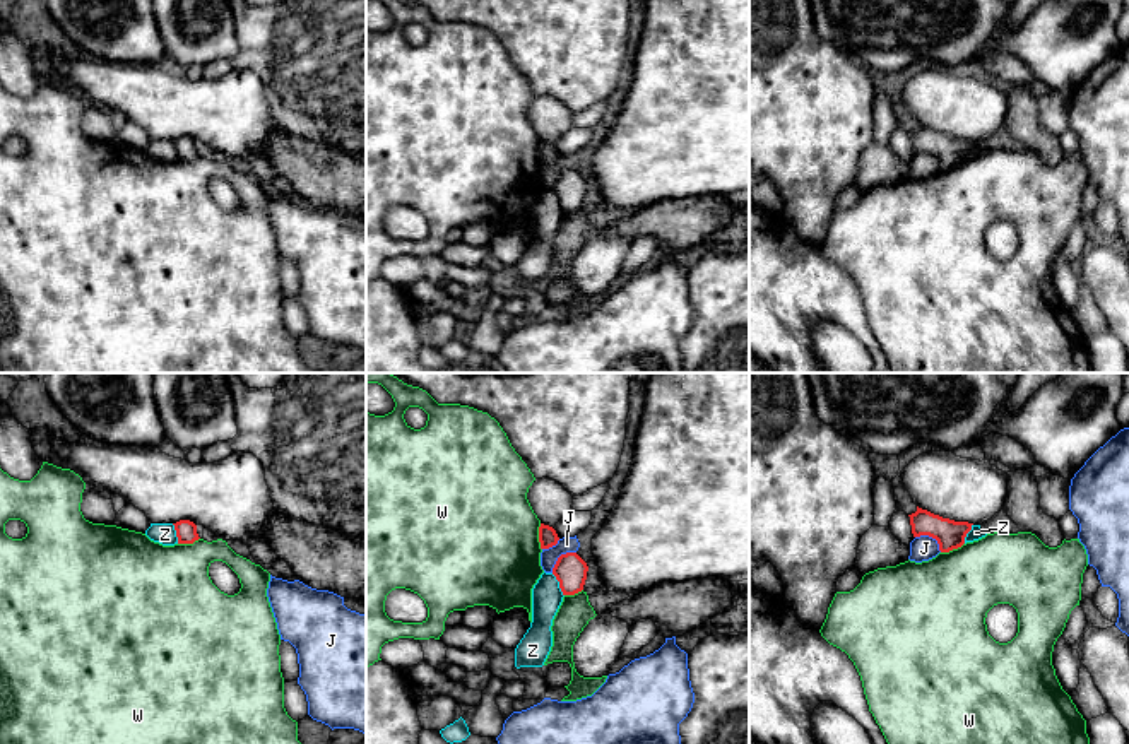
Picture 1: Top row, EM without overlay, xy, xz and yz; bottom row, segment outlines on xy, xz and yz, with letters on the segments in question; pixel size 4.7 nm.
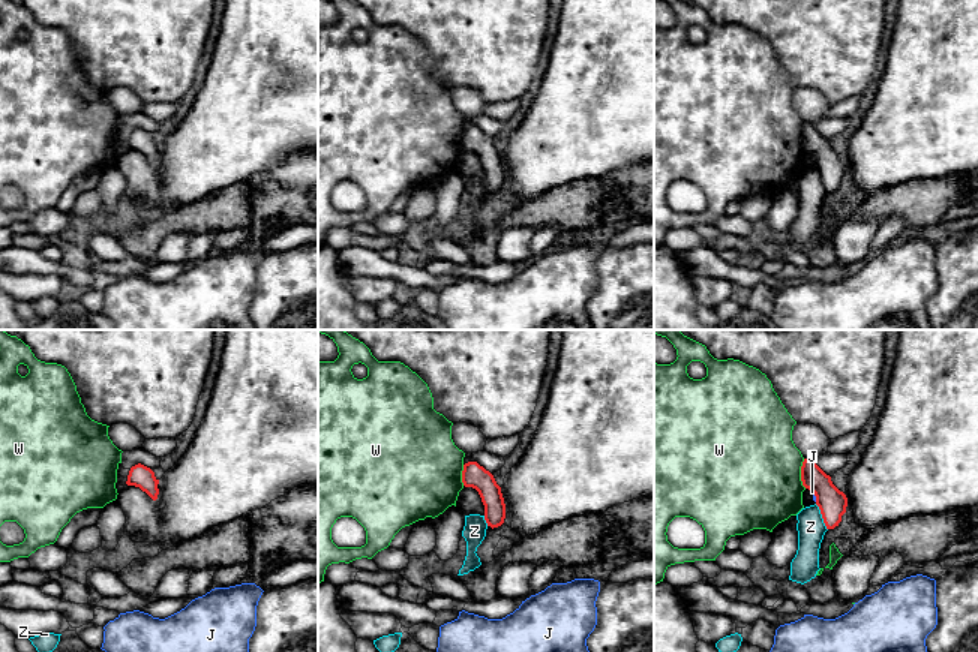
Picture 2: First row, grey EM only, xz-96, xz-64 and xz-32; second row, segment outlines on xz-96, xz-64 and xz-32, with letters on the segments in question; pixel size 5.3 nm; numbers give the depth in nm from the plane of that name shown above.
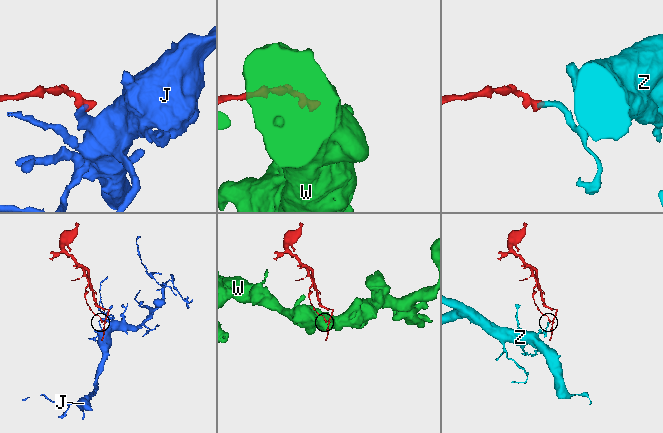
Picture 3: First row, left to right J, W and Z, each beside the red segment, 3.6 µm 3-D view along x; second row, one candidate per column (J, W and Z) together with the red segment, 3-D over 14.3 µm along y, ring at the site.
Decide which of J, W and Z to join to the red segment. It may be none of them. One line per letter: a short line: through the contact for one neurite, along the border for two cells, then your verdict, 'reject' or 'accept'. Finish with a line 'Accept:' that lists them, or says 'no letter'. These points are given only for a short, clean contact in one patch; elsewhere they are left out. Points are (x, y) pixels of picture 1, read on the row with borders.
J: line xz (575, 551), (563, 553), (551, 572); reject
W: reject
Z: line xz (551, 573), (563, 596); reject
Accept: no letter

